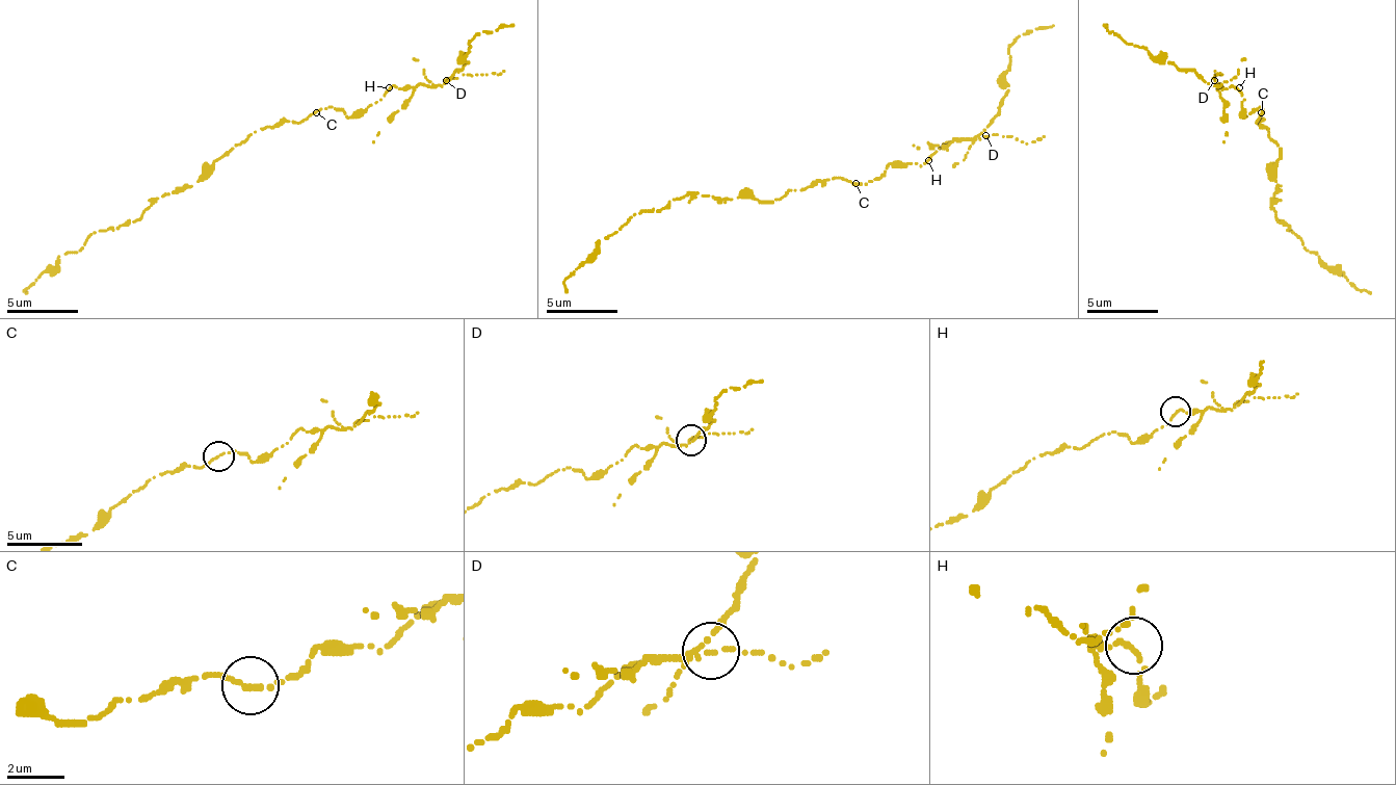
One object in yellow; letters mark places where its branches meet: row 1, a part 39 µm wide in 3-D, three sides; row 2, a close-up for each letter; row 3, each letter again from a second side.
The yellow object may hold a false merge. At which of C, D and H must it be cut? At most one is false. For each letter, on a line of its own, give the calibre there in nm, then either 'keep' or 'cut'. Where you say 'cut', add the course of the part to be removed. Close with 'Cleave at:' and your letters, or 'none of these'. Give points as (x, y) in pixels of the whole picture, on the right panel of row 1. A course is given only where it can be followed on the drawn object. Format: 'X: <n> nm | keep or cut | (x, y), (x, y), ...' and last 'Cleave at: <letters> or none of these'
C: 170 nm | keep
D: 110 nm | keep
H: 160 nm | keep
Cleave at: none of these

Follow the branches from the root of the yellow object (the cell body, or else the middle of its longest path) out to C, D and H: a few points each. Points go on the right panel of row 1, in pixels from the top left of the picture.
C: (1264, 127), (1257, 120), (1257, 124), (1260, 112)
D: (1264, 127), (1257, 120), (1257, 124), (1260, 106), (1246, 116), (1242, 95), (1235, 87), (1220, 87), (1214, 80)
H: (1264, 127), (1257, 120), (1257, 124), (1260, 106), (1246, 116), (1242, 92), (1239, 87)

